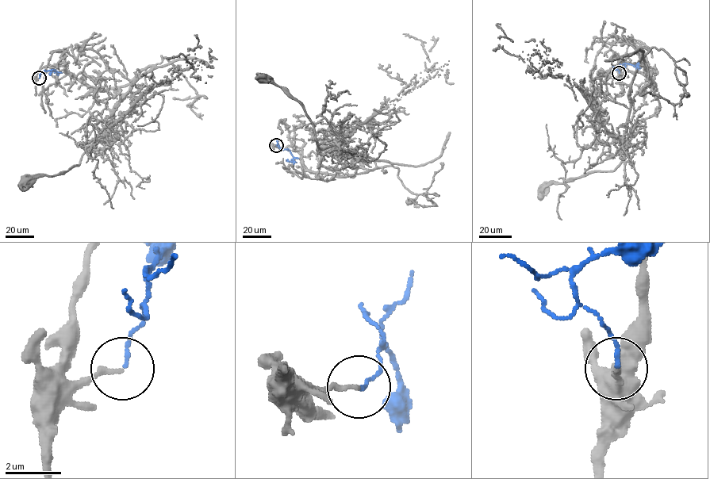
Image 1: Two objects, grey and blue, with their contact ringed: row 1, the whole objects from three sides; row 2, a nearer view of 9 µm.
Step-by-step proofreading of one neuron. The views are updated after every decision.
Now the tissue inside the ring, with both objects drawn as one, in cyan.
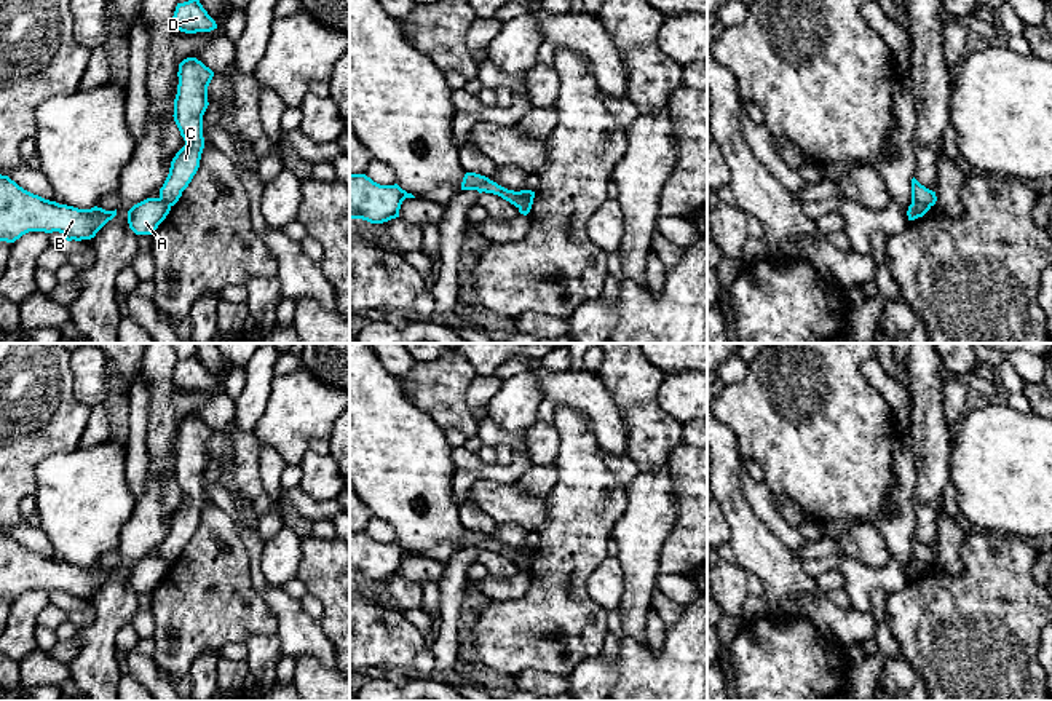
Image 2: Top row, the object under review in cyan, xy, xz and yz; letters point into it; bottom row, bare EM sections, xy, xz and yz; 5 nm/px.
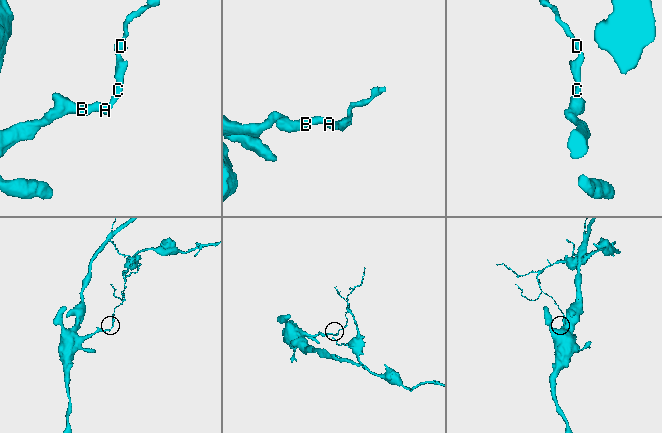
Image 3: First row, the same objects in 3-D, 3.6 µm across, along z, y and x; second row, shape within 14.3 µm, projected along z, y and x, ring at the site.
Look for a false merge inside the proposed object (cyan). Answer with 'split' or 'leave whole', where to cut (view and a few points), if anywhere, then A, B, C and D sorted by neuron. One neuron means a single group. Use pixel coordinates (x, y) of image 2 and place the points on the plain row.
split; cut yz (912, 558), (929, 564); groups A B / C D

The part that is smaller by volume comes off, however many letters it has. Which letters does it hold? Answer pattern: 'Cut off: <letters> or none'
Cut off: C, D

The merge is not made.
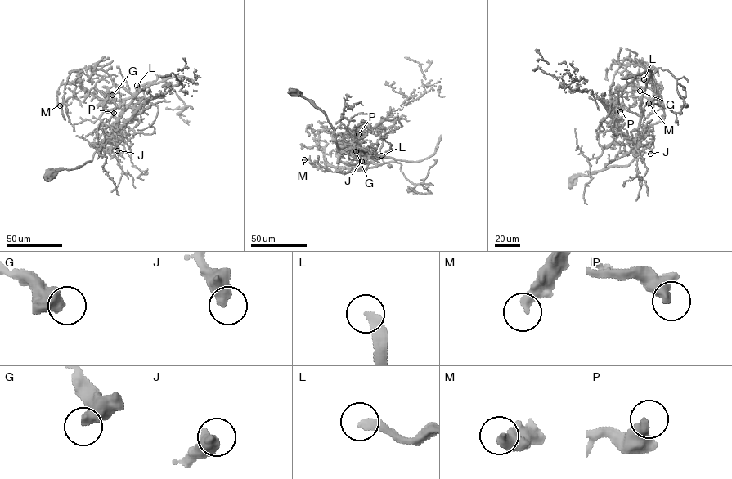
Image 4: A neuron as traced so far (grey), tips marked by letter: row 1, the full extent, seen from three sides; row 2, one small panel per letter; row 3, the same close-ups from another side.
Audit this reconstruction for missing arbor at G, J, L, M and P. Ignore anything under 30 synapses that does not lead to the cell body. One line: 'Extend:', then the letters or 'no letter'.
Extend: L

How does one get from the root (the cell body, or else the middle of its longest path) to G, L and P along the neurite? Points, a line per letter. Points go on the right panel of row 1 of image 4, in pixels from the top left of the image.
G: (572, 179), (633, 160), (640, 100), (650, 77), (654, 90), (646, 72), (633, 80), (639, 91)
L: (572, 179), (627, 165), (633, 160), (640, 100), (646, 81), (650, 77), (652, 81), (644, 79)
P: (572, 179), (633, 160), (640, 100), (650, 77), (661, 99), (648, 88), (630, 84), (620, 111)

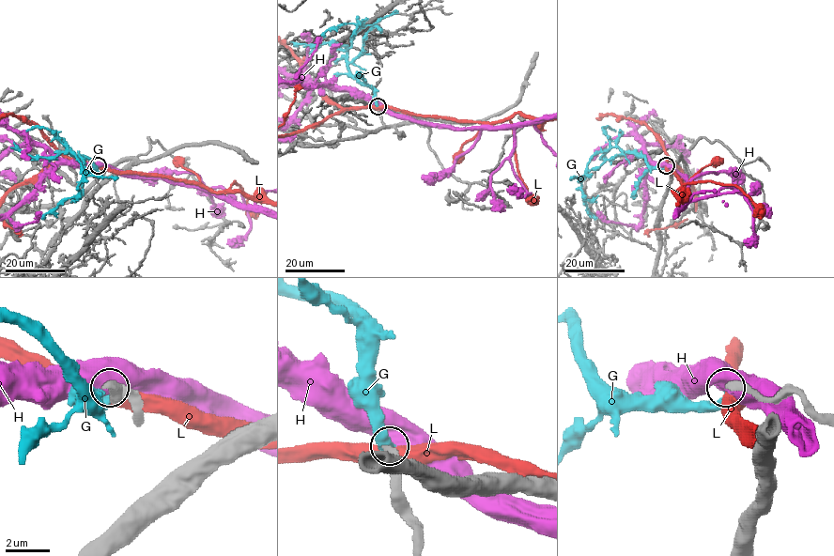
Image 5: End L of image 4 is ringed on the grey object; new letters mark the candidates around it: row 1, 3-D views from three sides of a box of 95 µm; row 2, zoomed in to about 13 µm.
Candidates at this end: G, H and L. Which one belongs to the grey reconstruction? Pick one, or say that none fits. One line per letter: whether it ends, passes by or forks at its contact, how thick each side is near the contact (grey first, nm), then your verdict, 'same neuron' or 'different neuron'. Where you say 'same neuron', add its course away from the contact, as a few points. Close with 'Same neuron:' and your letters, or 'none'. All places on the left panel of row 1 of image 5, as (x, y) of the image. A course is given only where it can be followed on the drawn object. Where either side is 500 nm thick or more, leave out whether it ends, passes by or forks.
G: it ends | 440/360 nm | same neuron | via (98, 166), (87, 159), (75, 157), (68, 147), (81, 166), (78, 194), (64, 199), (42, 219)
H: 480/700 nm | different neuron
L: 500/600 nm | different neuron
Same neuron: G

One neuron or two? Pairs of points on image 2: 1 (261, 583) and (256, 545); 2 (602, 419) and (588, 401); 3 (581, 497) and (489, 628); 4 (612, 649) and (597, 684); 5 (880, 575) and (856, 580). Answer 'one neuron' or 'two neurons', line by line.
1: one neuron
2: one neuron
3: one neuron
4: one neuron
5: one neuron

